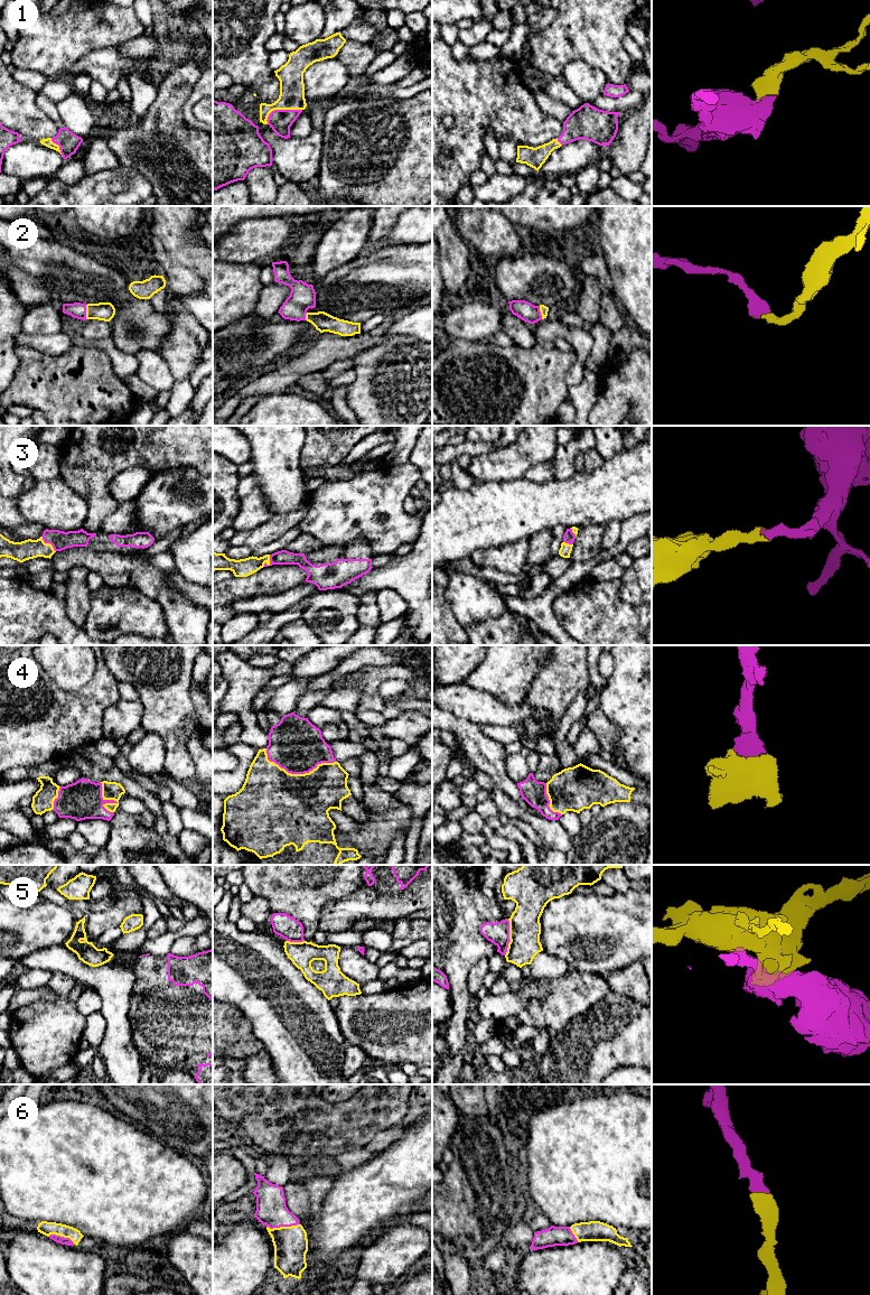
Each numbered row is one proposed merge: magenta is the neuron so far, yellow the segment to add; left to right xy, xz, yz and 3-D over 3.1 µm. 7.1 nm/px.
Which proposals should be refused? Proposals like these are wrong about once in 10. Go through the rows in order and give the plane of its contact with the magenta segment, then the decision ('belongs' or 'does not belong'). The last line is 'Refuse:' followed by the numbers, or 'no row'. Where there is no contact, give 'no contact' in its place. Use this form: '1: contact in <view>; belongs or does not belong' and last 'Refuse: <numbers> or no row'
1: contact in xz; belongs
2: contact in xy; belongs
3: contact in xy; belongs
4: contact in xz; belongs
5: contact in yz; does not belong
6: contact in xz; belongs
Refuse: 5

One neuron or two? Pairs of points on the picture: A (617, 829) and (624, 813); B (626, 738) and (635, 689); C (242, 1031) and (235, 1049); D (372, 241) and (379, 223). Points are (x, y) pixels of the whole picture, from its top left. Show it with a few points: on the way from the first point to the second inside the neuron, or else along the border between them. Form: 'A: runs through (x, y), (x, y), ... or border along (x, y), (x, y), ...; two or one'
A: runs through (620, 826), (624, 822), (624, 817); one
B: runs through (635, 726), (635, 701); one
C: runs through (237, 1035), (235, 1044); one
D: runs through (375, 236), (379, 227); one

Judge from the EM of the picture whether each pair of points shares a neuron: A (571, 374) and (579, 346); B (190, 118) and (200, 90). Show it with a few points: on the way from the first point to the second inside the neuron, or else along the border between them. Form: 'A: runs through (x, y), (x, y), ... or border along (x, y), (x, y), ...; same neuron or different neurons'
A: runs through (578, 367), (580, 364), (580, 353); same neuron
B: runs through (189, 111), (189, 103), (195, 96); same neuron

